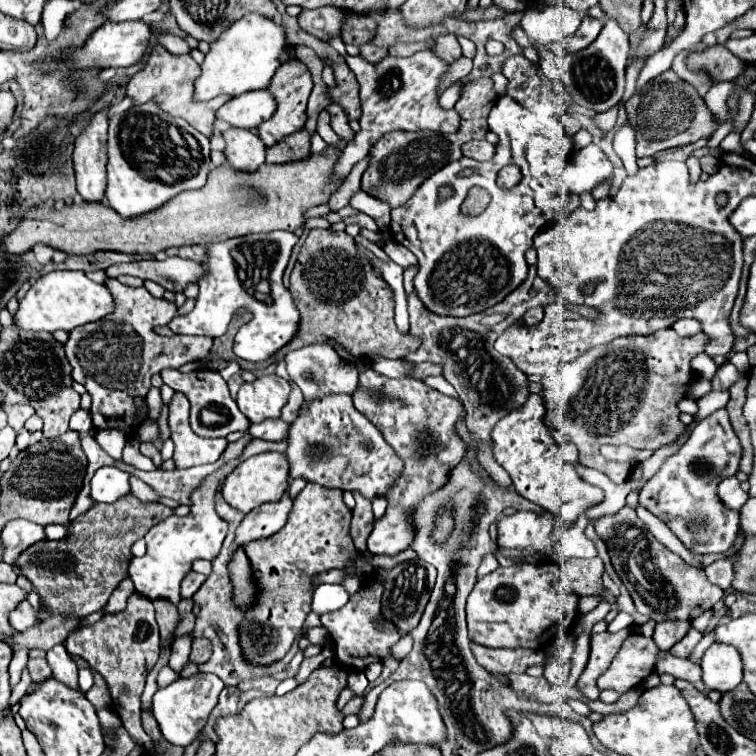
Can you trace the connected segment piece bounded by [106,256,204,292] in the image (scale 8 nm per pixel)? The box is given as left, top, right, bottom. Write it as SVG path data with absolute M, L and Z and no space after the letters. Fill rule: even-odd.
M174 256L162 262L152 258L152 260L138 260L126 264L112 264L110 268L106 268L106 274L110 278L116 278L120 274L130 274L142 280L154 280L166 290L180 292L186 288L188 282L196 282L204 274L204 270L200 262Z

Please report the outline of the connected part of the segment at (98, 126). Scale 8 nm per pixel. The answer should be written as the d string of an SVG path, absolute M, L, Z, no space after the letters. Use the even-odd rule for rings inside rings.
M110 106L96 112L74 142L74 172L78 192L88 202L104 200L106 188L106 132Z

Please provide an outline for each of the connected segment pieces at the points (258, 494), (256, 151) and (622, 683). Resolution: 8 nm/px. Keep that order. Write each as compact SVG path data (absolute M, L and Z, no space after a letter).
M266 452L266 454L252 456L226 476L222 484L222 496L232 508L248 514L250 510L254 510L264 502L276 502L282 498L282 494L288 488L288 470L290 470L288 458L280 452Z
M230 128L226 132L222 132L222 138L226 140L226 162L236 168L236 170L246 170L252 172L256 170L260 164L264 164L264 152L266 146L264 142L252 134L250 130L242 130L242 128Z
M632 632L614 656L610 668L598 678L598 688L622 694L634 686L640 686L644 678L654 672L658 654L660 650L654 646L652 638Z

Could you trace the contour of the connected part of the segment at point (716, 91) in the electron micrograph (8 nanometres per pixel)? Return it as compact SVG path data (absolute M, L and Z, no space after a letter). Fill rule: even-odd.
M714 82L712 88L710 88L710 90L706 92L706 96L704 96L708 108L712 110L712 114L714 114L720 122L724 122L724 120L730 116L728 106L726 106L726 98L730 96L732 90L734 90L734 84L732 84L732 82Z

